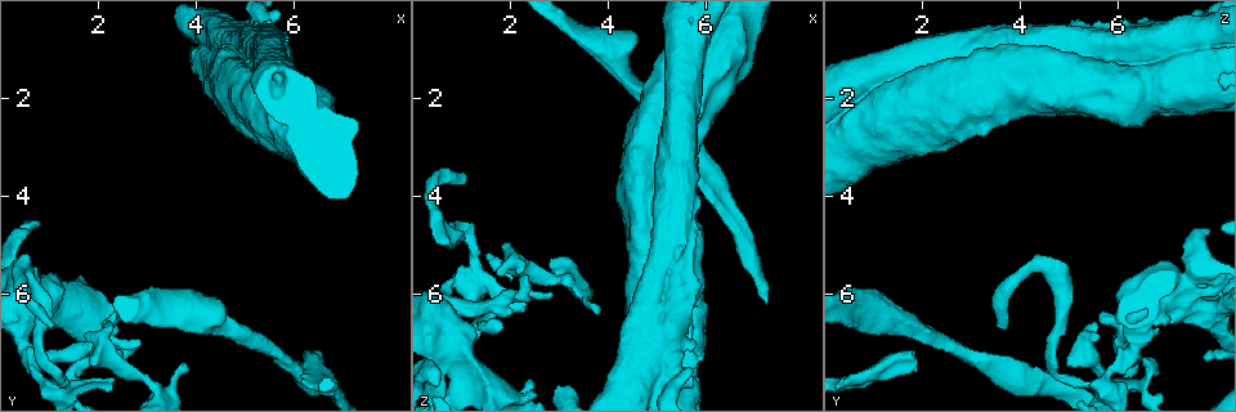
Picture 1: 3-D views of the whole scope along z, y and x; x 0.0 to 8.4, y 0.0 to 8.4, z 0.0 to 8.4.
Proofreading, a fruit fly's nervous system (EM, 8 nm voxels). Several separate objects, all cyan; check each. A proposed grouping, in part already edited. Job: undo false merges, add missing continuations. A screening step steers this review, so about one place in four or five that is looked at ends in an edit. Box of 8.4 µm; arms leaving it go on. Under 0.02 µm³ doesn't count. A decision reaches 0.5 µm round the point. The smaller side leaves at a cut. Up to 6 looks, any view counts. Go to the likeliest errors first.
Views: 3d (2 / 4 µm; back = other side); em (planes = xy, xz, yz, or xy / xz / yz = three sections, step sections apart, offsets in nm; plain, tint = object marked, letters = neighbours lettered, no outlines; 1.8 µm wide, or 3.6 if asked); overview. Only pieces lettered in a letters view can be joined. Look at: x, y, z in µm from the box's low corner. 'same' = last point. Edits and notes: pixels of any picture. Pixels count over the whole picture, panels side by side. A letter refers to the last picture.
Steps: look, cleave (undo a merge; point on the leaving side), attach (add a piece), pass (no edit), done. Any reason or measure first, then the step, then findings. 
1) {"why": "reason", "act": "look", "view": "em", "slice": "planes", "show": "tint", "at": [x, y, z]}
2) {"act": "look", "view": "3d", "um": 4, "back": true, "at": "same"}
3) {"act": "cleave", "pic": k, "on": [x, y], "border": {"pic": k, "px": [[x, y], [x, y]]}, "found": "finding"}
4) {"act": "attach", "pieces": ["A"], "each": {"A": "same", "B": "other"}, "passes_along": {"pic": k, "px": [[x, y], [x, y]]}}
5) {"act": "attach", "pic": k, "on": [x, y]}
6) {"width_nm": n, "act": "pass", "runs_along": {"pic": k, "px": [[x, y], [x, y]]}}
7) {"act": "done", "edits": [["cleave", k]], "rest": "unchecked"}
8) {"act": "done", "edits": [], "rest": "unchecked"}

{"why": "thin end", "act": "look", "view": "3d", "um": 4, "at": [3.85, 7.45, 6.40]}

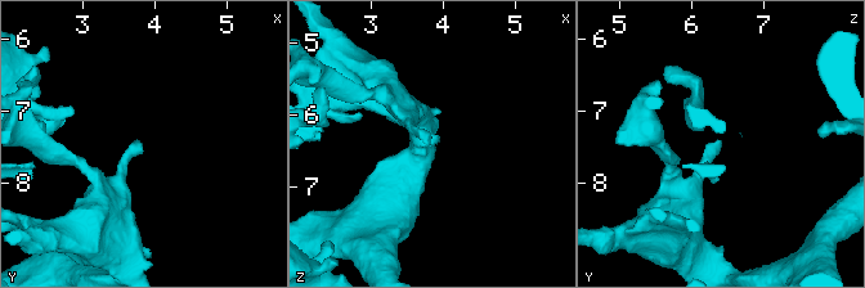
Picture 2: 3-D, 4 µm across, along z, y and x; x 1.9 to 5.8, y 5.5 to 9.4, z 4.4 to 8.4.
{"why": "now the EM", "act": "look", "view": "em", "slice": "xz", "step": 16, "show": "letters", "at": [3.85, 7.50, 6.40]}

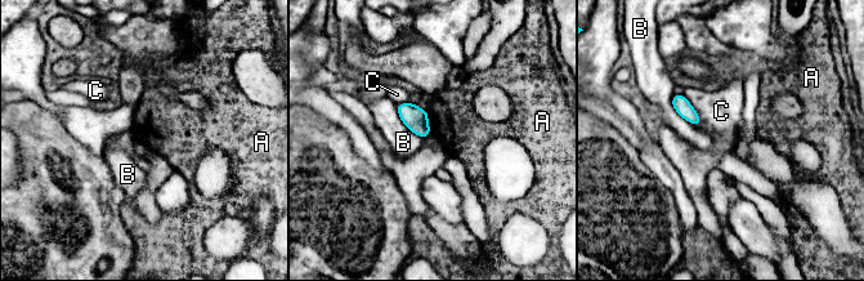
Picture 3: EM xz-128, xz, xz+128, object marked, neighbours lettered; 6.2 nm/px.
{"why": "another direction", "act": "look", "view": "em", "slice": "planes", "show": "letters", "at": "same"}

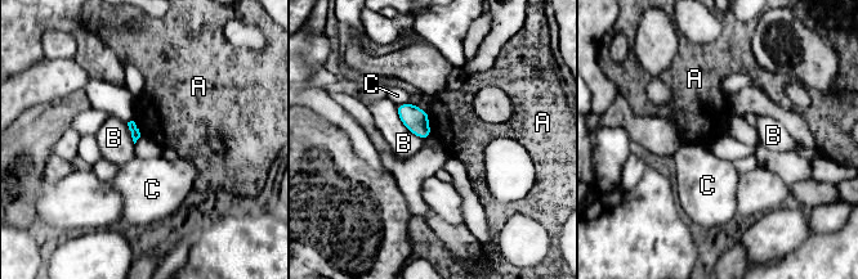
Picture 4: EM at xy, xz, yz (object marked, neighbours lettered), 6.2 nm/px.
{"longest_contact_nm": ["B", 300], "act": "pass", "each": {"A": "other", "B": "other", "C": "other"}, "border": {"pic": 4, "px": [[427, 111], [428, 126], [432, 134]]}, "found": "no lettered piece goes on from it"}

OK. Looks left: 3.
{"why": "free end", "act": "look", "view": "em", "slice": "planes", "show": "letters", "at": [2.50, 7.35, 7.80]}

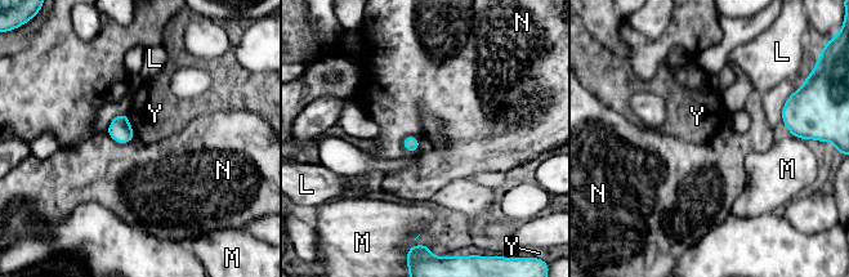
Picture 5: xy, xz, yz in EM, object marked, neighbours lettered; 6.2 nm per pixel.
{"act": "pass", "each": {"L": "other", "M": "other", "N": "other", "Y": "other"}, "border": {"pic": 5, "px": [[410, 134], [419, 142], [414, 153]]}, "found": "none of them fits"}

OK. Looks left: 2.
{"act": "done", "edits": [], "rest": "unchecked"}

